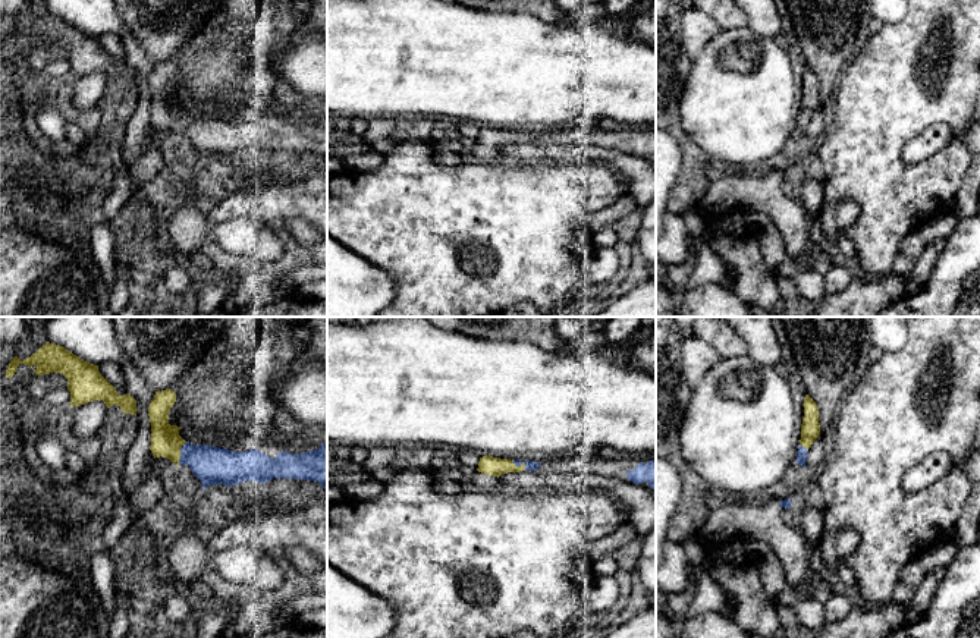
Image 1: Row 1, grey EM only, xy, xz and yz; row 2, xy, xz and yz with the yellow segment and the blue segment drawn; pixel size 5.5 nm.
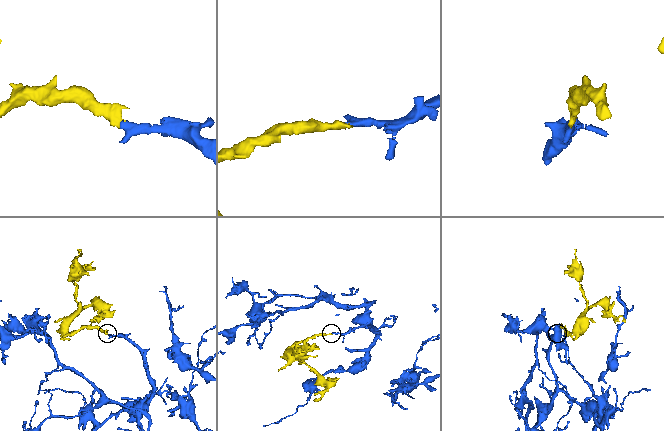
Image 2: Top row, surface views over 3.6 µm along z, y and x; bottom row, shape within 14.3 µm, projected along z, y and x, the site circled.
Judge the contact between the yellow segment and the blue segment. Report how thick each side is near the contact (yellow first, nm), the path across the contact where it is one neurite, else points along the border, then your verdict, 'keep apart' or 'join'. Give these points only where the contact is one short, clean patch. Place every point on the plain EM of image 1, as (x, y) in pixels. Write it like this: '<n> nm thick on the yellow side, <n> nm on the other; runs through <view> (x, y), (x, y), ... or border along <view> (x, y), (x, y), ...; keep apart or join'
160 nm thick on the yellow side, 200 nm on the other; runs through xy (166, 113), (179, 125), (189, 125), (211, 137); join

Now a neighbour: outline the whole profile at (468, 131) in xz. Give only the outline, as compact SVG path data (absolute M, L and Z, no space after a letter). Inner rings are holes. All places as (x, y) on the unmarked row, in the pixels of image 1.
M455 120L449 123L450 132L458 135L467 142L477 142L480 128L477 123L469 122L469 120Z

